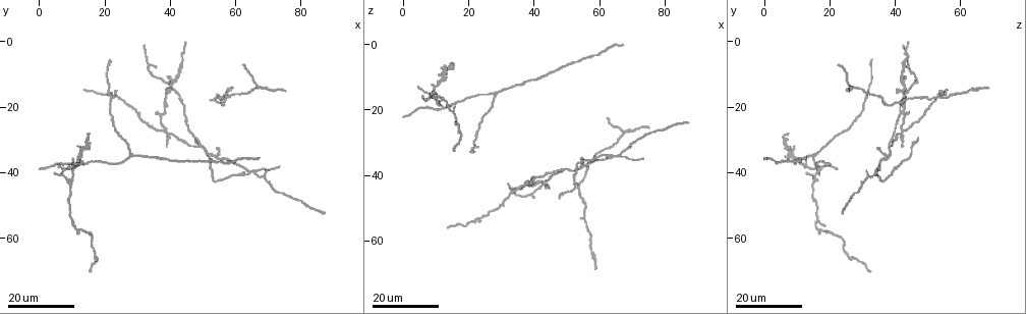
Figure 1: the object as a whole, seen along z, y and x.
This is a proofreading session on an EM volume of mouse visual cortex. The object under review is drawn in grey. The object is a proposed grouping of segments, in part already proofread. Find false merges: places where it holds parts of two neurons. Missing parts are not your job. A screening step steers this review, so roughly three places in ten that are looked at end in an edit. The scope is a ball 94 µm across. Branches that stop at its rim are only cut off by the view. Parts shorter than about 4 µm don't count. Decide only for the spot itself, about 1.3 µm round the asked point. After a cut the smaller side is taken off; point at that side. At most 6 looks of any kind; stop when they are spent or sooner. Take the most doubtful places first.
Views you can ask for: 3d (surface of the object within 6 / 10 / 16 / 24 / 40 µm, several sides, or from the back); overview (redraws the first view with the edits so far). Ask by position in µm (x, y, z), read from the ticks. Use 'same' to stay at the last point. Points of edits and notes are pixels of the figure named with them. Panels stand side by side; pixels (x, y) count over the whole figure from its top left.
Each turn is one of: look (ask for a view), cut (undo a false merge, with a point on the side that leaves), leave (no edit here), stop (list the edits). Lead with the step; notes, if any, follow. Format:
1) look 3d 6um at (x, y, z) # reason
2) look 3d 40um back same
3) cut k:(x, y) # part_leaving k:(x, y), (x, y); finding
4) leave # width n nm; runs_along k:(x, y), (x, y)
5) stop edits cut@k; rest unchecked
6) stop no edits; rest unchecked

look 3d 16um at (49.0, 31.5, 38.0) # branch point

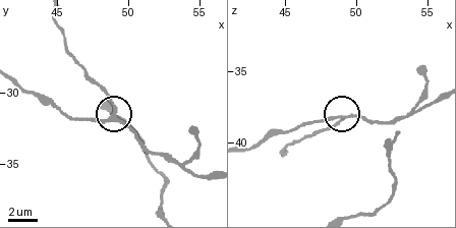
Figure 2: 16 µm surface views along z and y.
look 3d 10um at (48.8, 31.8, 38.2)

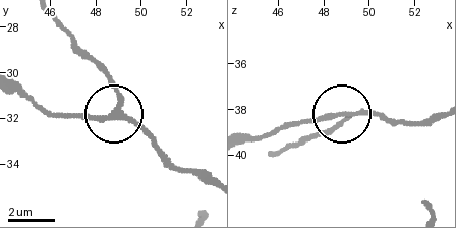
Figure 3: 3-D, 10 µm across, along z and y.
leave # runs_along 3:(276, 153), (326, 133), (344, 112), (281, 124); continuous, no second neuron

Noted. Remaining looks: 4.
look 3d 16um at (54.5, 17.5, 42.5) # branch point

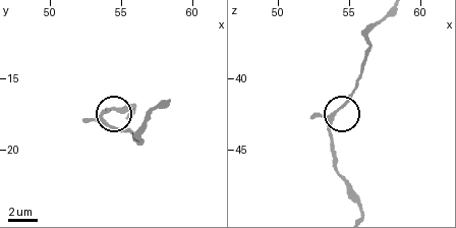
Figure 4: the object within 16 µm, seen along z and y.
look 3d 10um at (53.8, 18.0, 42.8)

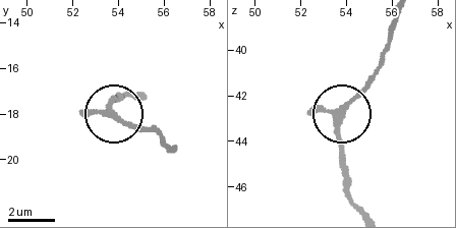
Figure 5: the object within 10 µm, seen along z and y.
leave # side_arm 30 um; continuous, no second neuron

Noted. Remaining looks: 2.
look 3d 16um at (27.5, 35.0, 15.0) # arms part here

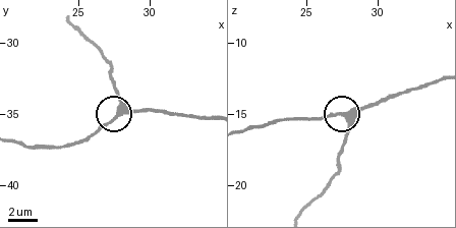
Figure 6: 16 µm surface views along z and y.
look 3d 6um at (27.8, 34.8, 15.0)

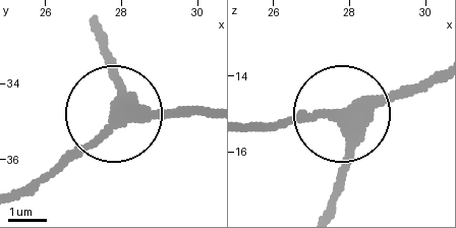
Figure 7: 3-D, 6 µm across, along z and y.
leave # arms 3; continuous, no second neuron

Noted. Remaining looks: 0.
stop no edits; rest unchecked

